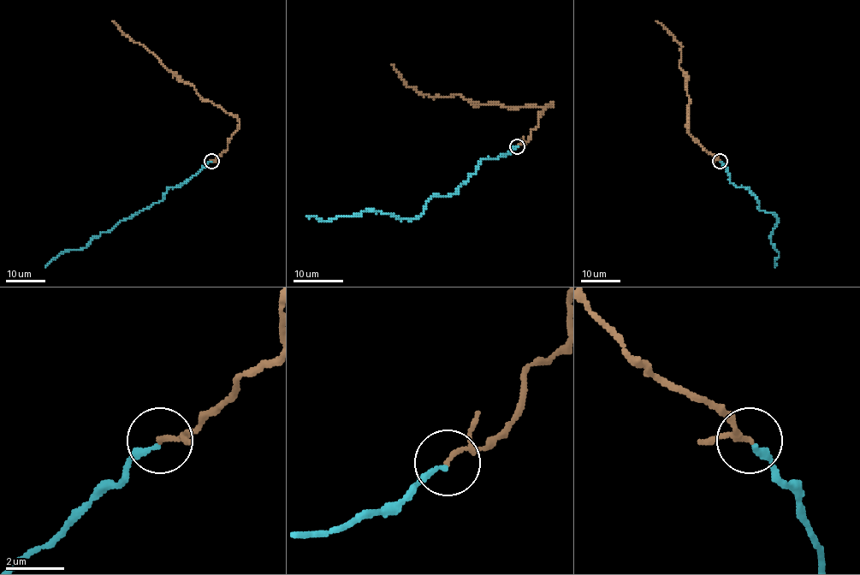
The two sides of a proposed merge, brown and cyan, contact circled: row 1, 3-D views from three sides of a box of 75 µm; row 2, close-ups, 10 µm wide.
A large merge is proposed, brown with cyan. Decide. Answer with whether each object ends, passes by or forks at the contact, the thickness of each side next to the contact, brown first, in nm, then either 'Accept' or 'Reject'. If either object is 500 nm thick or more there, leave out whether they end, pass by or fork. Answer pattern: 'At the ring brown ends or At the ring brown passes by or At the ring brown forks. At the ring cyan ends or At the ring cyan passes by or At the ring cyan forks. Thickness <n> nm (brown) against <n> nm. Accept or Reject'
At the ring brown passes by. At the ring cyan ends. Thickness 110 nm (brown) against 180 nm. Accept

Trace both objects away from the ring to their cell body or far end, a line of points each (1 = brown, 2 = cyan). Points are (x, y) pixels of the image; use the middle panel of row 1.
1: (518, 145), (552, 106), (509, 109), (472, 104), (459, 95), (428, 96), (408, 86), (392, 65)
2: (518, 147), (483, 159), (453, 194), (433, 196), (422, 214), (412, 219), (368, 210), (327, 221), (307, 216)

